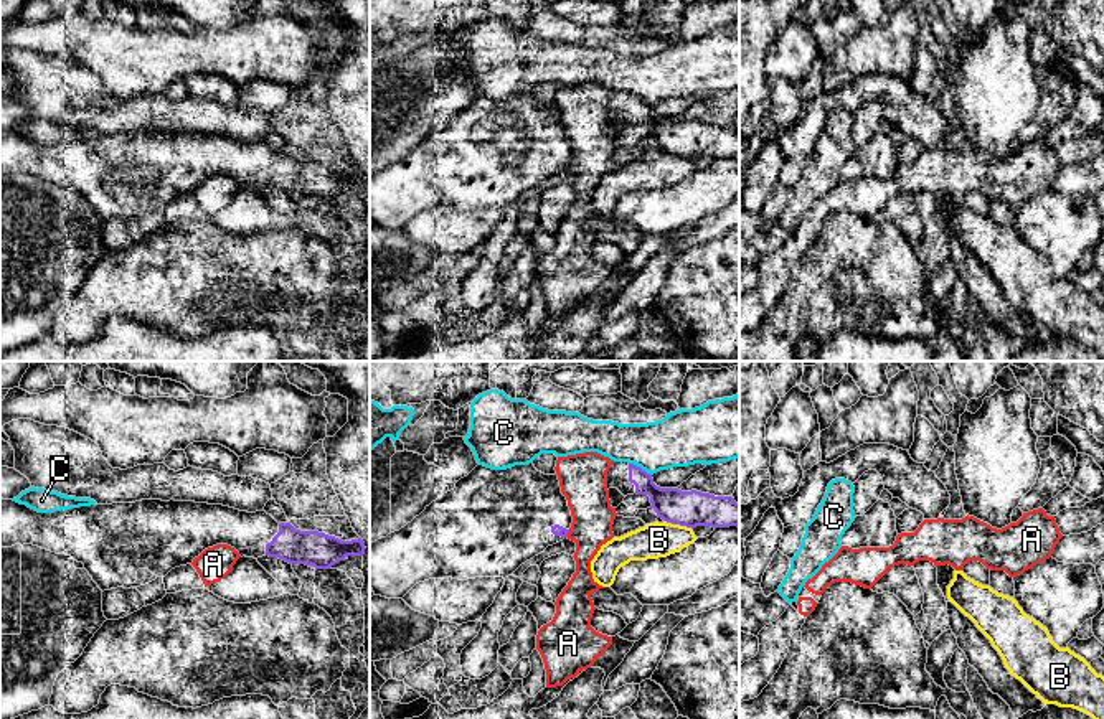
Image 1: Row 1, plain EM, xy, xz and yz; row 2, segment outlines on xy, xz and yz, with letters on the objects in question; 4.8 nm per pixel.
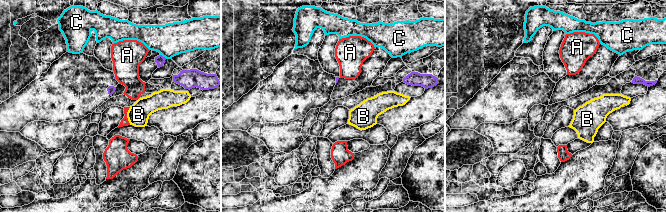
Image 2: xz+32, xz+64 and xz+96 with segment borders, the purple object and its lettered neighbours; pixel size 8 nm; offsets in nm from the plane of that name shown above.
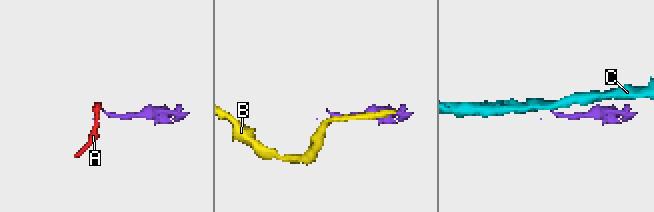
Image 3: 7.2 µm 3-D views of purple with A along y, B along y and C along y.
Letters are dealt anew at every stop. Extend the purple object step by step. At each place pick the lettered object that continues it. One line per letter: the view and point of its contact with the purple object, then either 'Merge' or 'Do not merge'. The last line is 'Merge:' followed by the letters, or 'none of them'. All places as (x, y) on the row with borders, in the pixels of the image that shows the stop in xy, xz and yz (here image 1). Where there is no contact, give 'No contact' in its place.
A: Touches purple at xz (568, 531). Do not merge
B: Touches purple at xz (677, 523). Do not merge
C: Touches purple at xz (639, 467). Do not merge
Merge: none of them

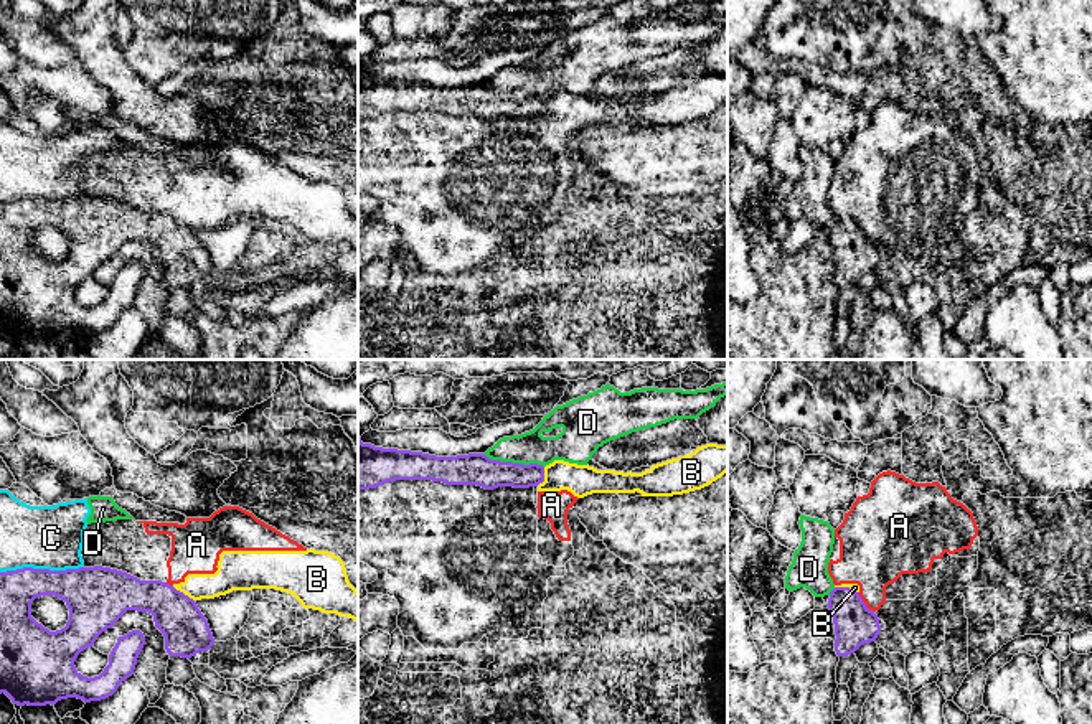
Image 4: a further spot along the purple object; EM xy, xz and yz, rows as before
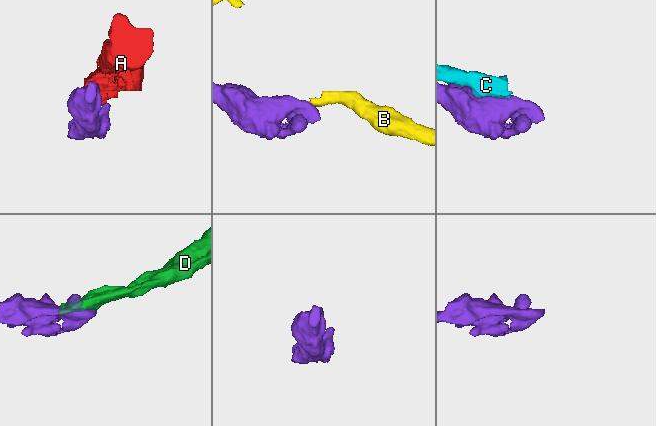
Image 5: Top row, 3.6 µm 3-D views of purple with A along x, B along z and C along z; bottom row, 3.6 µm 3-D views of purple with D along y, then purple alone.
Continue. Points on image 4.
A: Touches purple at yz (863, 602). Do not merge
B: Touches purple at xy (182, 592). Do not merge
C: Touches purple at xy (42, 569). Do not merge
D: Touches purple at xz (512, 462). Do not merge
Merge: none of them

